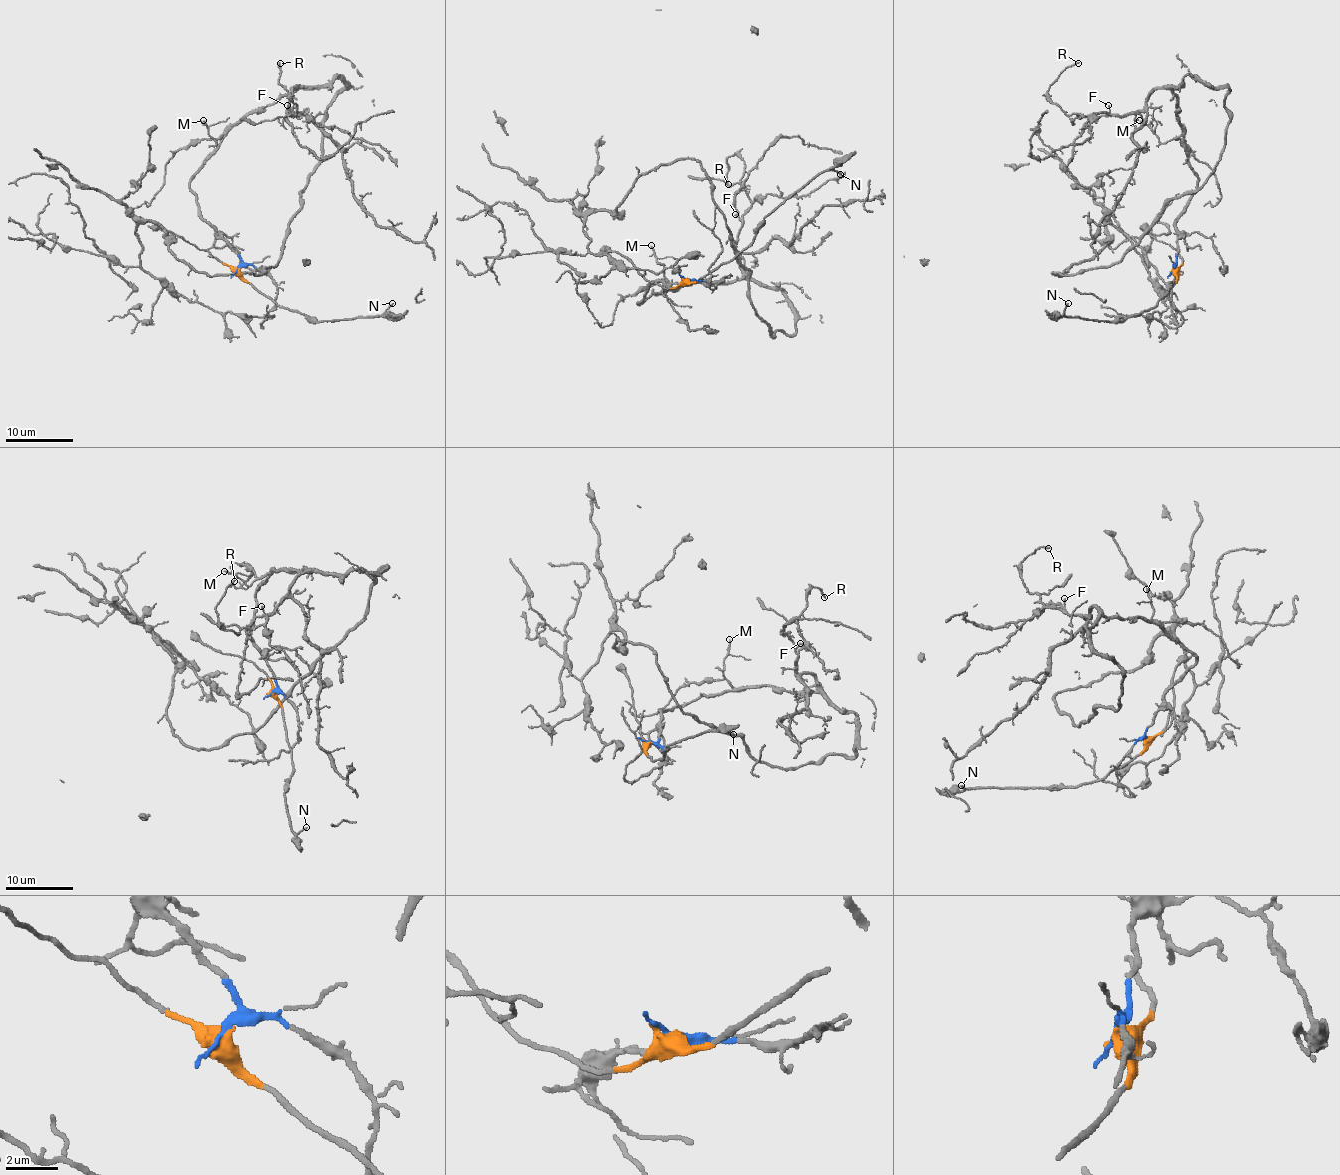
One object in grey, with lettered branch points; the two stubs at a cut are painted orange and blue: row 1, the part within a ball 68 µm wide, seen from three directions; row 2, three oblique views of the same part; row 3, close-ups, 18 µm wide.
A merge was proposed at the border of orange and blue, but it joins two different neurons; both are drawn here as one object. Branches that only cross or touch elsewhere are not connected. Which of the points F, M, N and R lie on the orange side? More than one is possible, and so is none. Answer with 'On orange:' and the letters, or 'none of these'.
On orange: N

